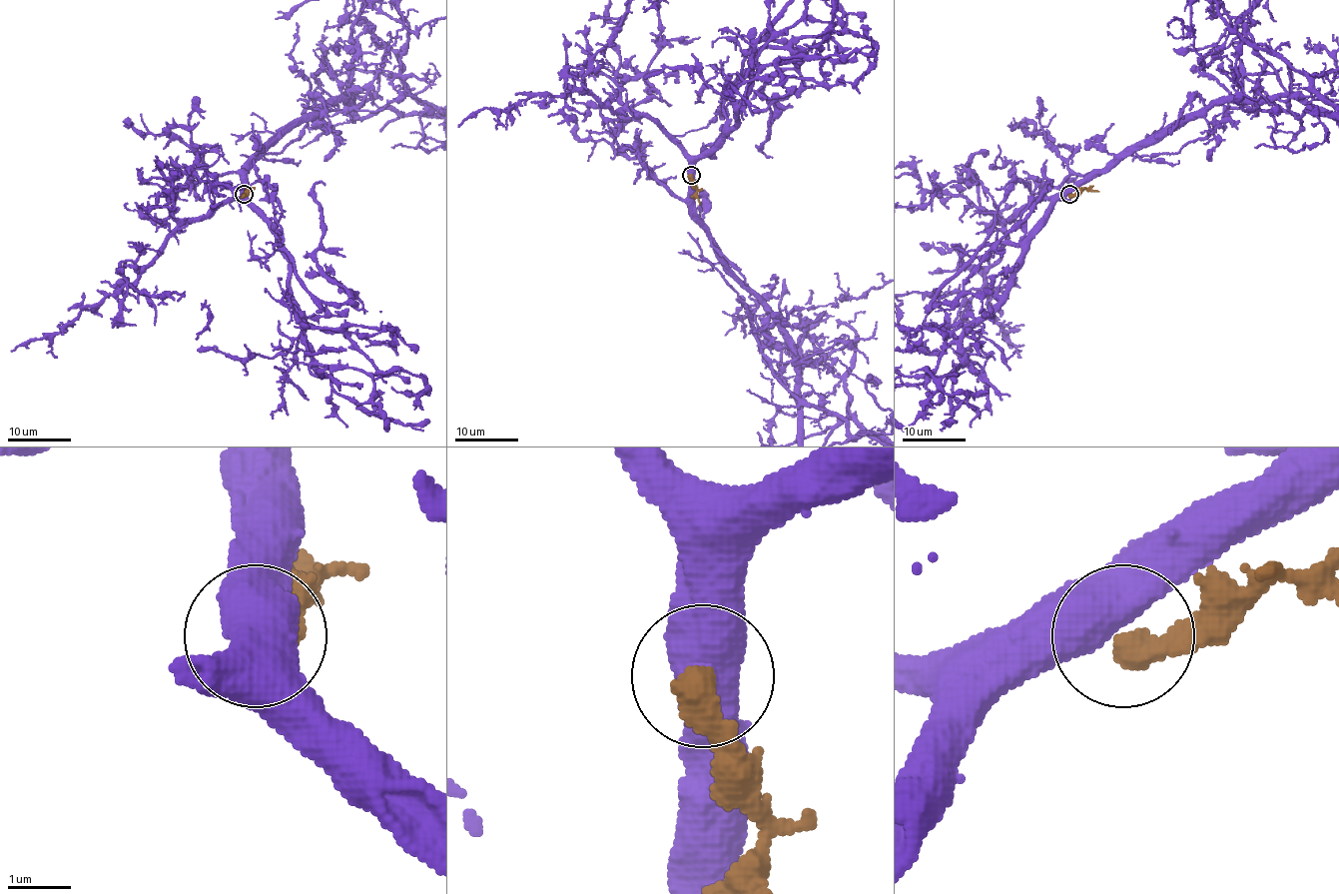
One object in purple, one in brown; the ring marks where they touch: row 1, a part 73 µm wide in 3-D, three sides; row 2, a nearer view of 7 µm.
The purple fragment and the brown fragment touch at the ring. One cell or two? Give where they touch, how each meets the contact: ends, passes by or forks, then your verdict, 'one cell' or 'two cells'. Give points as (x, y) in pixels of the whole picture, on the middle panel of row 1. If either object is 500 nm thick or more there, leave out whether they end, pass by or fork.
place (691, 175); two cells

